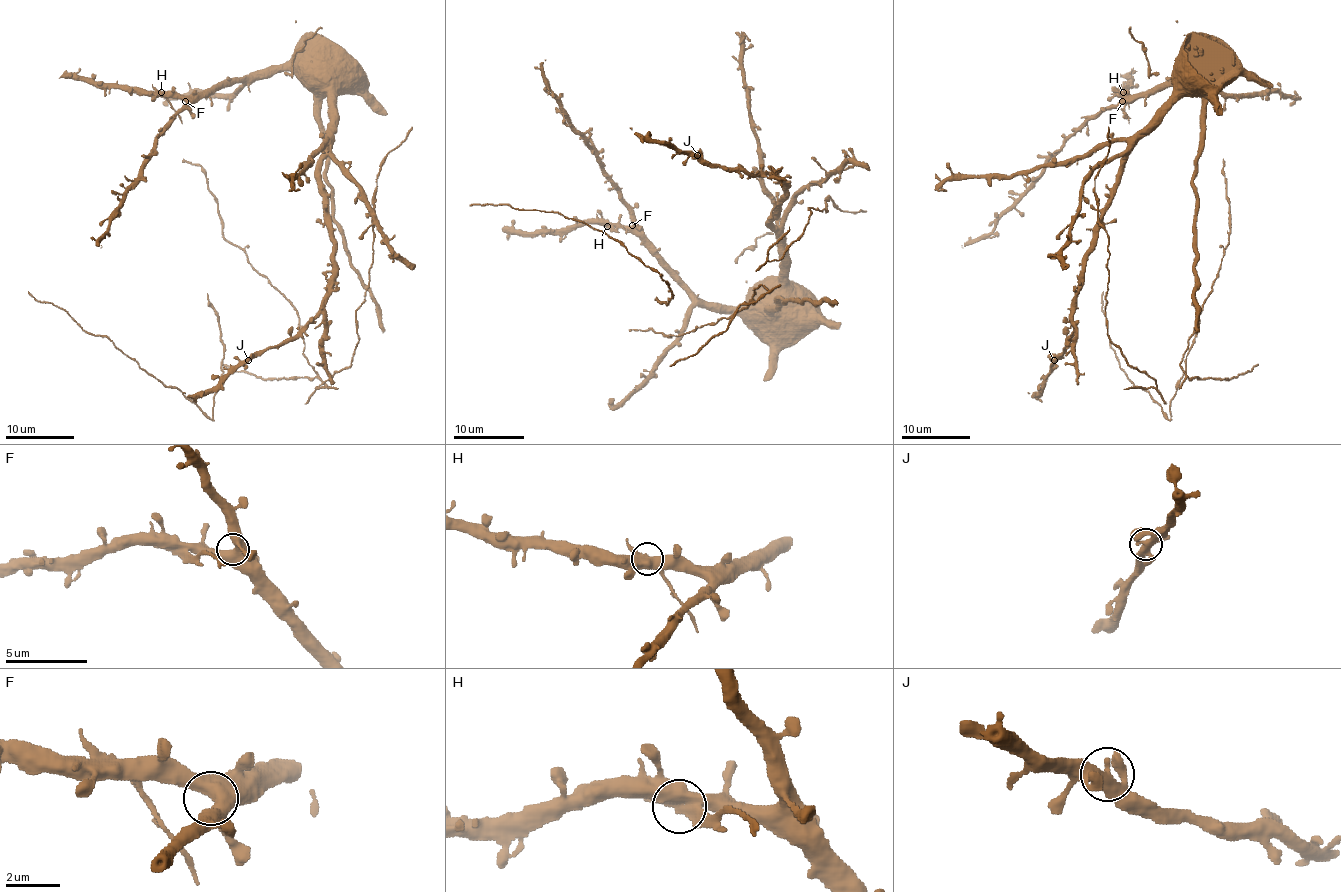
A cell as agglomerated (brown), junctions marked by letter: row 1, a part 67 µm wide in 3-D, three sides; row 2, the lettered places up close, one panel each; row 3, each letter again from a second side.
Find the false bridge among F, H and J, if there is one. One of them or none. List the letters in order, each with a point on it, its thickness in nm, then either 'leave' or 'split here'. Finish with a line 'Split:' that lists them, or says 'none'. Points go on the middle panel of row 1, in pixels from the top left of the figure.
F: at (632, 225); 480 nm thick; leave
H: at (607, 226); 460 nm thick; split here
J: at (697, 155); 360 nm thick; leave
Split: H

